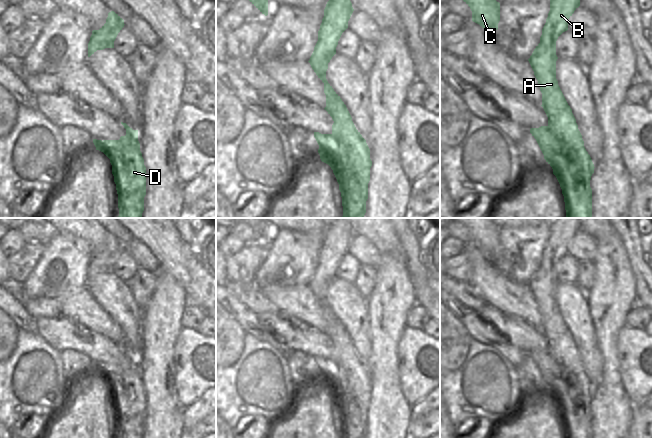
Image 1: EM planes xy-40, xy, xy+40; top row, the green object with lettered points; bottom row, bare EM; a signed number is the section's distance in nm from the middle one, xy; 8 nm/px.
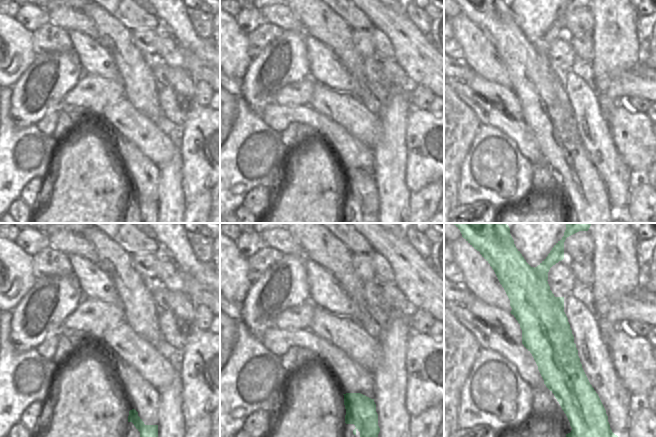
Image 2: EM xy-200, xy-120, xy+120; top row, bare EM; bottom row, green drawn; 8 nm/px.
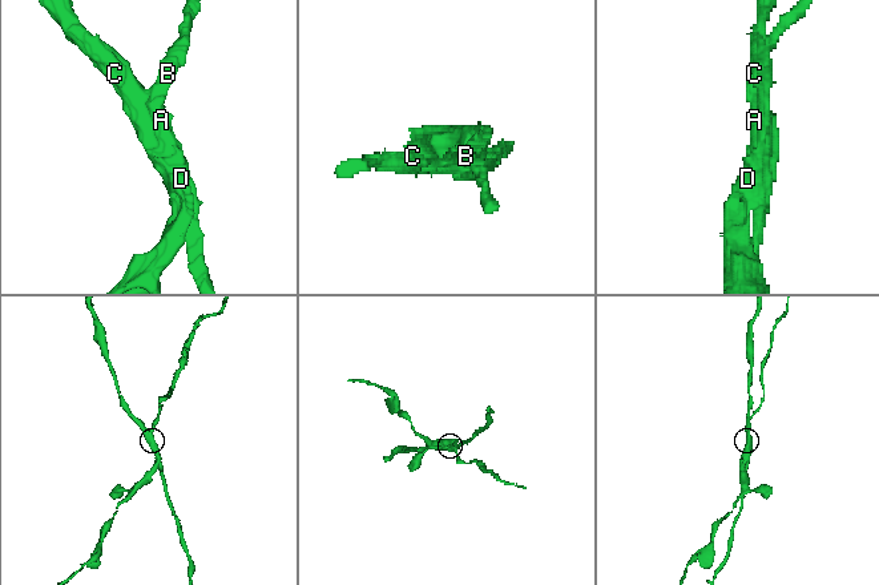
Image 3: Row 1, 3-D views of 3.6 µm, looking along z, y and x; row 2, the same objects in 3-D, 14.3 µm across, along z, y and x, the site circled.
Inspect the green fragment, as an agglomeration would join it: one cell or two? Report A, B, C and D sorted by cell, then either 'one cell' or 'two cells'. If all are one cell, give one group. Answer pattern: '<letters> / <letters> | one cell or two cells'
A B D / C | two cells

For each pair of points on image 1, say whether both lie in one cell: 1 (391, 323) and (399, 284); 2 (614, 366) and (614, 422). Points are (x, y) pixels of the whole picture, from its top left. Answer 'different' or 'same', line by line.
1: same
2: same

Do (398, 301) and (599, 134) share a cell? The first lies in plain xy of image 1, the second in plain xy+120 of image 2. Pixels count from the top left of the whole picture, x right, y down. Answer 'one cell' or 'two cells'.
two cells

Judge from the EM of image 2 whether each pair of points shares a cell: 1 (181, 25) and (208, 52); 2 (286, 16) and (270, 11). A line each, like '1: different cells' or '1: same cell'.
1: same cell
2: same cell

